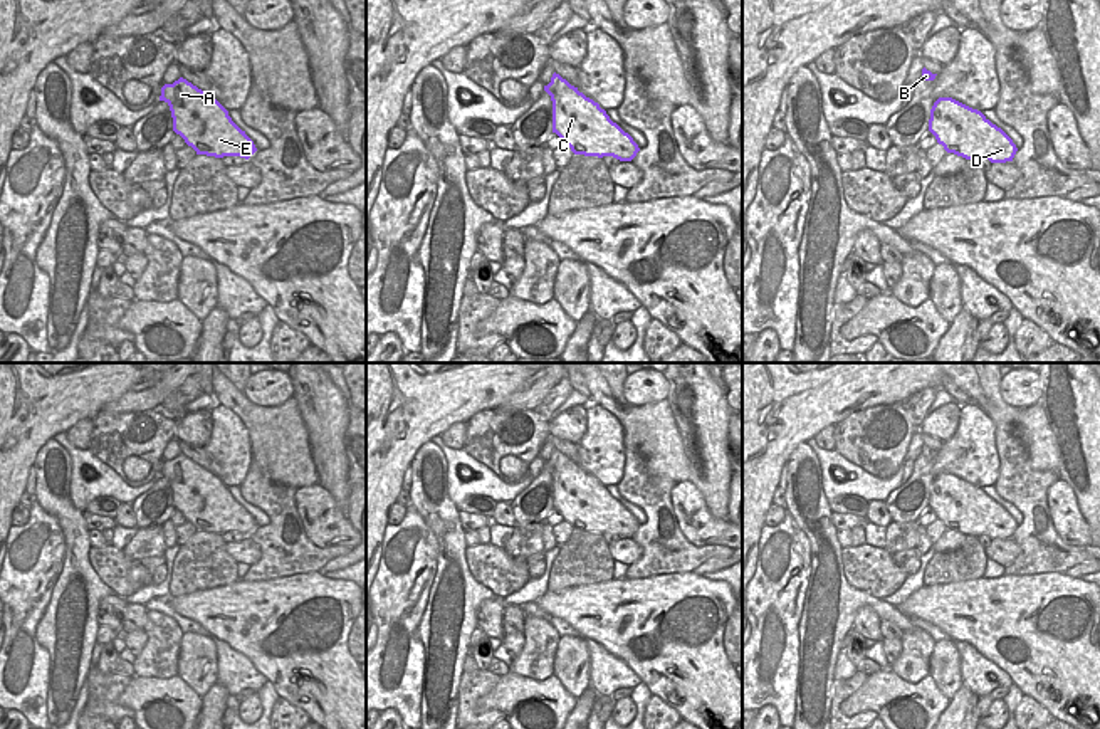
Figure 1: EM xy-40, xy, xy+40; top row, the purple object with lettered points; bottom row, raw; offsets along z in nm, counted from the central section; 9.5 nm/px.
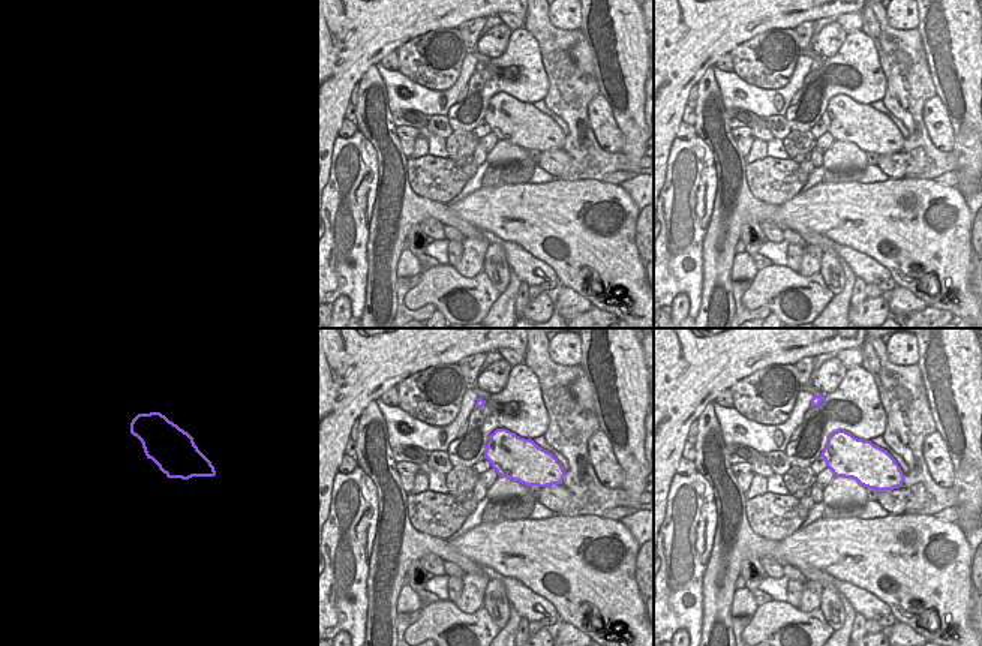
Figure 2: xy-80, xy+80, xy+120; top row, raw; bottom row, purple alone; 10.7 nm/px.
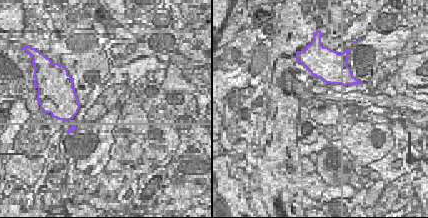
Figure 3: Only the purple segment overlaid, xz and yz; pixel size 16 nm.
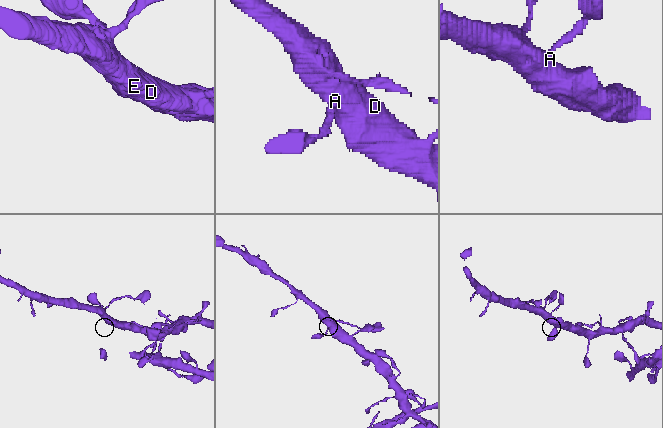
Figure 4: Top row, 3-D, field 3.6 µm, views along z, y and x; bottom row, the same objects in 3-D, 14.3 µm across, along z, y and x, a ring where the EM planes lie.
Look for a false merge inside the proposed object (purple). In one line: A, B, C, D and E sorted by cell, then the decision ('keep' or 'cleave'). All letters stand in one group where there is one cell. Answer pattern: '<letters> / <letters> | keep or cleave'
A B C D E | keep

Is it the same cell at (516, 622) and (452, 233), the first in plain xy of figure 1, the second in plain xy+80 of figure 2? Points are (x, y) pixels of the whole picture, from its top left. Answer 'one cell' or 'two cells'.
one cell

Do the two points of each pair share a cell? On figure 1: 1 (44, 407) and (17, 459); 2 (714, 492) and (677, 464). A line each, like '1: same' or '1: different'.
1: same
2: different

